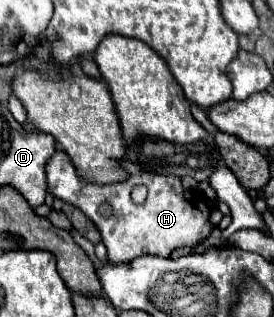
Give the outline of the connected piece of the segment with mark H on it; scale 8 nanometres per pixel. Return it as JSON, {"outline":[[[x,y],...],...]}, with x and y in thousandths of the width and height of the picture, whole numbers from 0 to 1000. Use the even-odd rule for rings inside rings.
{"outline":[[[208,470],[172,514],[172,584],[201,621],[288,653],[354,710],[405,830],[485,823],[507,804],[617,811],[646,779],[712,785],[719,767],[741,767],[777,722],[763,691],[770,653],[734,609],[704,612],[704,634],[690,634],[701,631],[701,606],[668,593],[653,558],[544,546],[471,508],[456,571],[354,584],[288,558],[252,489],[230,470]],[[493,584],[529,584],[544,603],[529,640],[515,647],[478,634],[478,596]]]}

